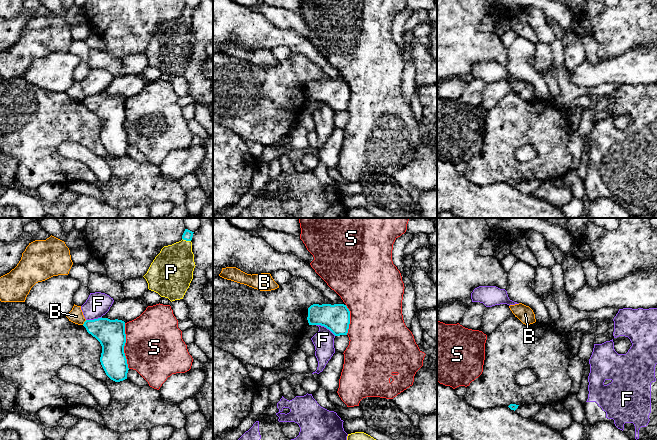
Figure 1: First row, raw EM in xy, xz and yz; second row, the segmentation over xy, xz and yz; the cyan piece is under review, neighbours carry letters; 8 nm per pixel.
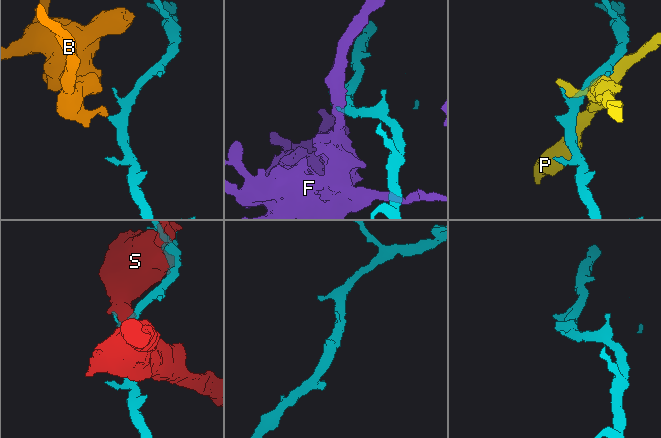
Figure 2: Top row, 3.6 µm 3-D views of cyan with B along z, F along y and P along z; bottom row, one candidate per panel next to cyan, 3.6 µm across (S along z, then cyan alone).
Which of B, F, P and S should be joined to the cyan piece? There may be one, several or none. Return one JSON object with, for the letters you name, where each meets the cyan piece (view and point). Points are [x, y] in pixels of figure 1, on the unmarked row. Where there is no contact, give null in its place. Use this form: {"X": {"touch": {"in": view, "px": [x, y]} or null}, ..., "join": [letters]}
{"join": []}

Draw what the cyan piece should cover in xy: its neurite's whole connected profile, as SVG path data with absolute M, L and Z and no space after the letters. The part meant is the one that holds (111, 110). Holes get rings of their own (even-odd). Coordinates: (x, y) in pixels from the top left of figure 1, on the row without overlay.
M101 93L86 96L83 102L102 122L100 138L106 151L115 158L127 155L129 144L124 129L125 98Z

